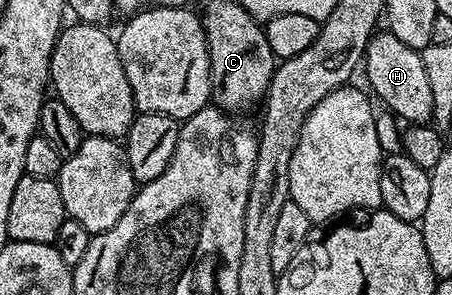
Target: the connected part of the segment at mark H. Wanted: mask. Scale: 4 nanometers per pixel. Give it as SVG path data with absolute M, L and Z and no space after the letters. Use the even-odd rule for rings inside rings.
M388 32L374 33L365 50L363 74L365 70L365 78L370 86L368 89L375 98L377 93L376 101L381 101L388 113L405 124L425 124L433 117L431 83L427 78L427 68L424 67L421 53L420 50L407 48L407 44L399 40L399 36Z

